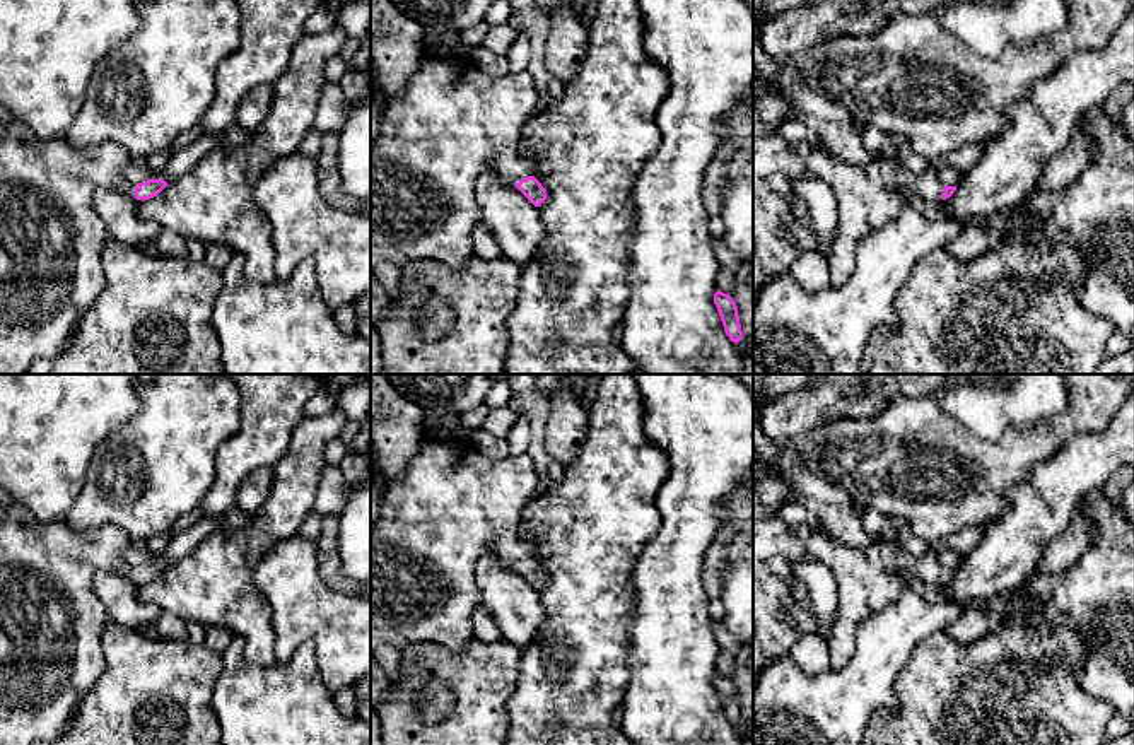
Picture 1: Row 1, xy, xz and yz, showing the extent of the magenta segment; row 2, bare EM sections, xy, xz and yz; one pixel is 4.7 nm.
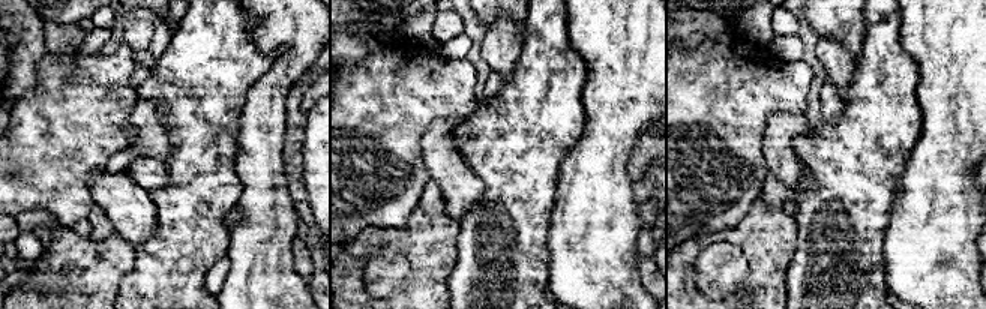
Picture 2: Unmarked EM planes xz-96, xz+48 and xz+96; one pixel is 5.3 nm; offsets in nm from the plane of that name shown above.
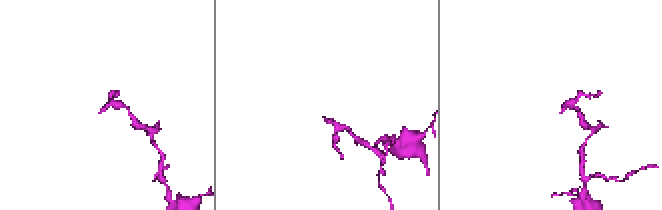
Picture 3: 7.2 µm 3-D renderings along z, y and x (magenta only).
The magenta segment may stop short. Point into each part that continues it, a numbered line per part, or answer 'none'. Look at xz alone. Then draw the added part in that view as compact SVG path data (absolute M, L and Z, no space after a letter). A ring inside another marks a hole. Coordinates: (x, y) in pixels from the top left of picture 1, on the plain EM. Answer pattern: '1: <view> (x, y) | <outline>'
1: xz (453, 504) | M425 436L424 449L415 455L400 480L379 480L383 487L383 499L379 516L371 523L371 656L383 646L393 646L400 651L415 642L434 642L451 651L461 651L473 639L473 612L480 605L480 591L476 584L476 566L485 552L495 554L506 566L517 567L521 562L531 559L535 542L521 538L521 528L528 523L528 504L538 496L538 472L533 458L524 455L507 458L487 458L468 443L444 443Z

